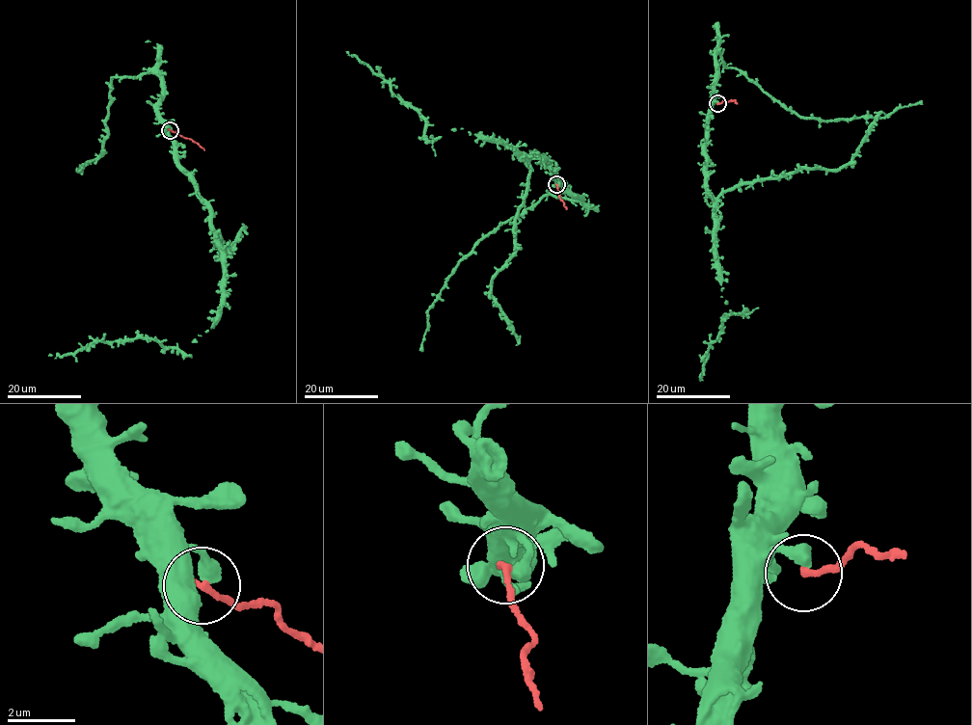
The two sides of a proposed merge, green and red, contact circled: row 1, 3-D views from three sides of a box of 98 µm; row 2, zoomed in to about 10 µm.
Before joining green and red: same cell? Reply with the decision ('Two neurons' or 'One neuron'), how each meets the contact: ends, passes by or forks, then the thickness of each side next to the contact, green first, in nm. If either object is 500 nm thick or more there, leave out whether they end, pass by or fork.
Two neurons. At the ring green ends. At the ring red ends. Thickness 440 nm (green) against 190 nm

